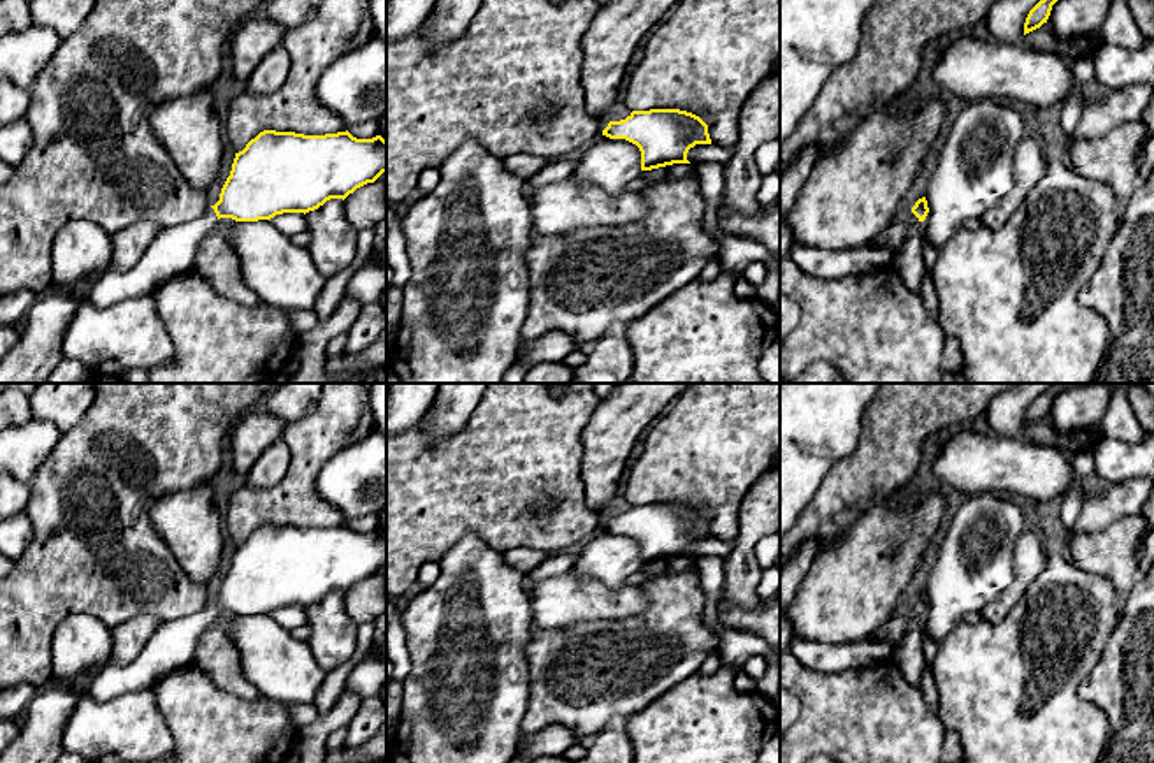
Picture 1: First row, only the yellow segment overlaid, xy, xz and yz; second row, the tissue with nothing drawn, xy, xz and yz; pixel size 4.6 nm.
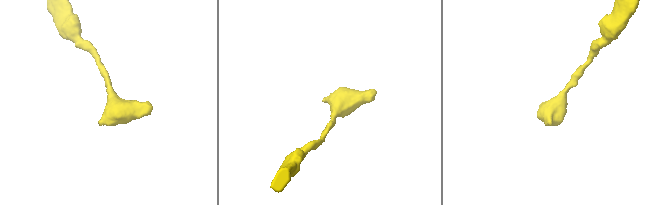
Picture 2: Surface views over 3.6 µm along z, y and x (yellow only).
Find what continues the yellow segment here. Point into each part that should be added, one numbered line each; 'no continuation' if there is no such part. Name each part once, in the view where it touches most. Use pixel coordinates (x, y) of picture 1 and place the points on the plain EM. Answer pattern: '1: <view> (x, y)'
1: xy (173, 646)

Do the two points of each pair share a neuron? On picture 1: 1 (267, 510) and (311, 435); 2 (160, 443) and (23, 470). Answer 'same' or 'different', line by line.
1: same
2: different

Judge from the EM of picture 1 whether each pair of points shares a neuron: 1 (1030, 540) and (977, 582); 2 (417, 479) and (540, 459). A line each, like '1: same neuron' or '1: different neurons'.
1: different neurons
2: same neuron

